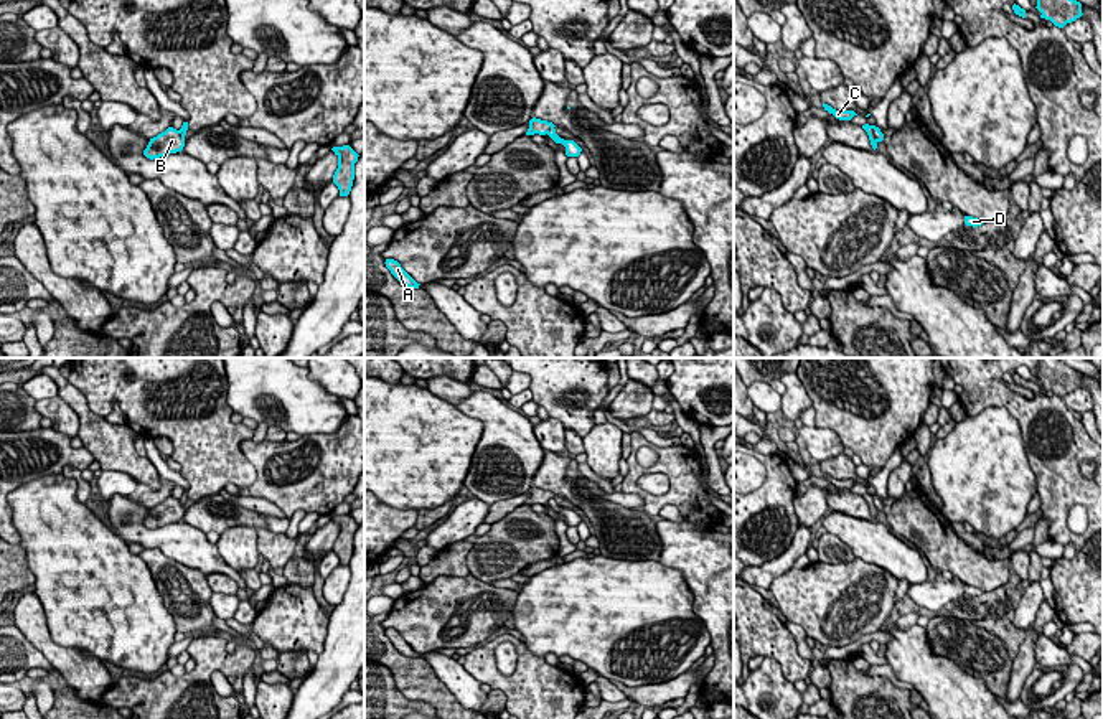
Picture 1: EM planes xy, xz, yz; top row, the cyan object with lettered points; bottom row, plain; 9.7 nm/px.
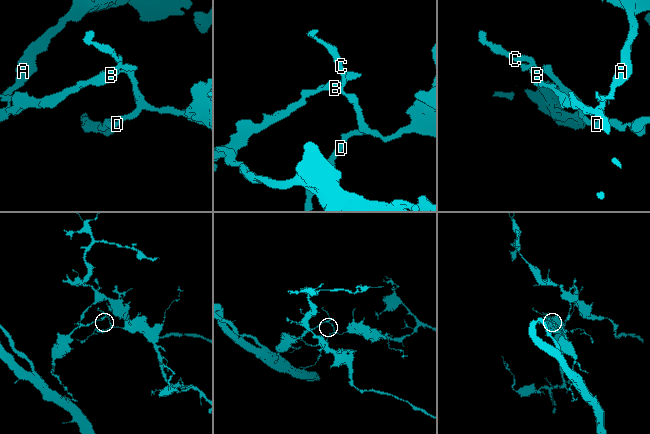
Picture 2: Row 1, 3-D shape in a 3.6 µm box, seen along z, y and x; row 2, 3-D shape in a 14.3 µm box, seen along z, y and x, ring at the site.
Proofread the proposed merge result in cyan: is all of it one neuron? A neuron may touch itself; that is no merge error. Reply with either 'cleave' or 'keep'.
cleave

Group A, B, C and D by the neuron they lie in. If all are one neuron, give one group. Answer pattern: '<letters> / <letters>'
A B / C D

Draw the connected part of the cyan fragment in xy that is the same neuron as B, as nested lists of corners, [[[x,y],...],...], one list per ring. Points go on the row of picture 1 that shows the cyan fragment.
[[[168,127],[165,132],[150,139],[147,148],[143,150],[143,155],[153,160],[170,153],[181,152],[183,147],[185,147],[185,135],[180,130]]]

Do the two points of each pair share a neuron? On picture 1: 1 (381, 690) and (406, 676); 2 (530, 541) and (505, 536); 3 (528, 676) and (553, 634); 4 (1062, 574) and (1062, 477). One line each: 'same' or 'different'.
1: different
2: same
3: different
4: different

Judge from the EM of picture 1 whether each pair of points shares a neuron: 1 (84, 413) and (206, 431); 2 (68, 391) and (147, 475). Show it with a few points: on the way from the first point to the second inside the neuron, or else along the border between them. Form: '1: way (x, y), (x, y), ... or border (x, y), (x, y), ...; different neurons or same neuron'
1: border (71, 385), (83, 394), (86, 404), (104, 418); different neurons
2: way (84, 414), (86, 424), (124, 457); same neuron

